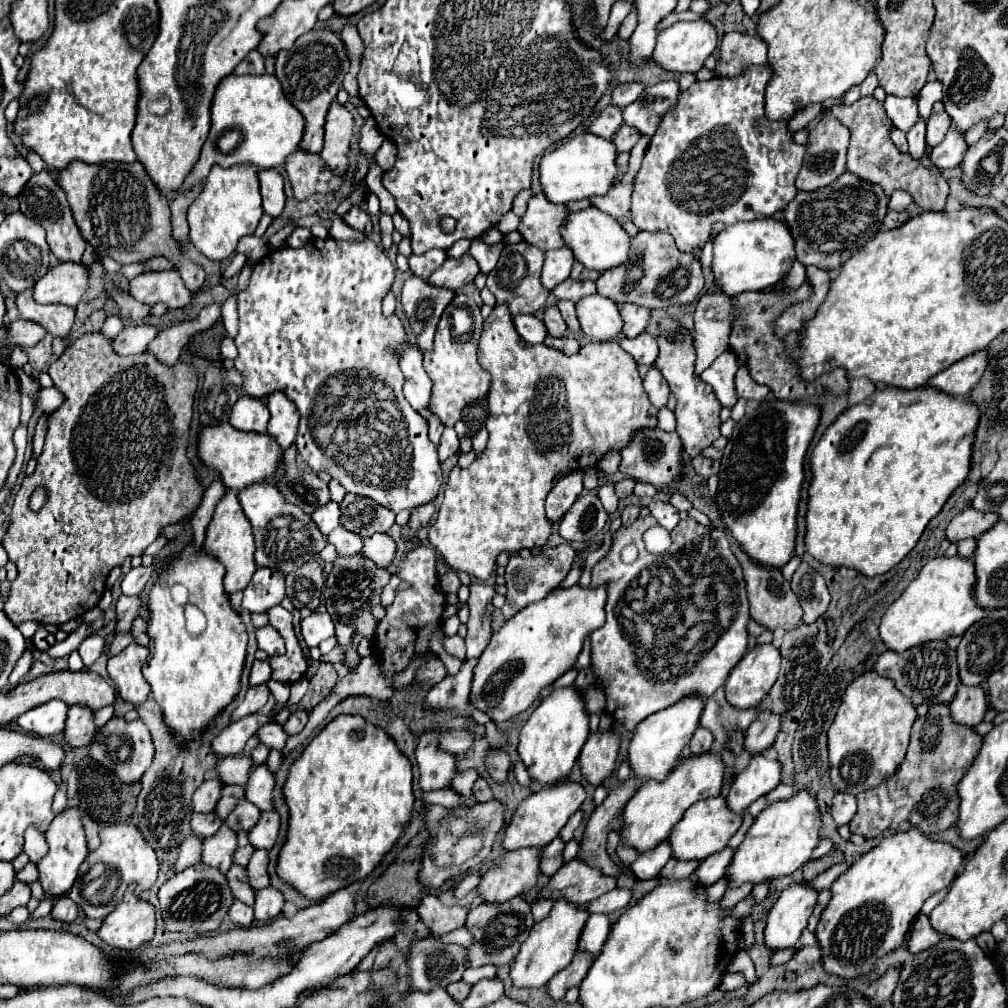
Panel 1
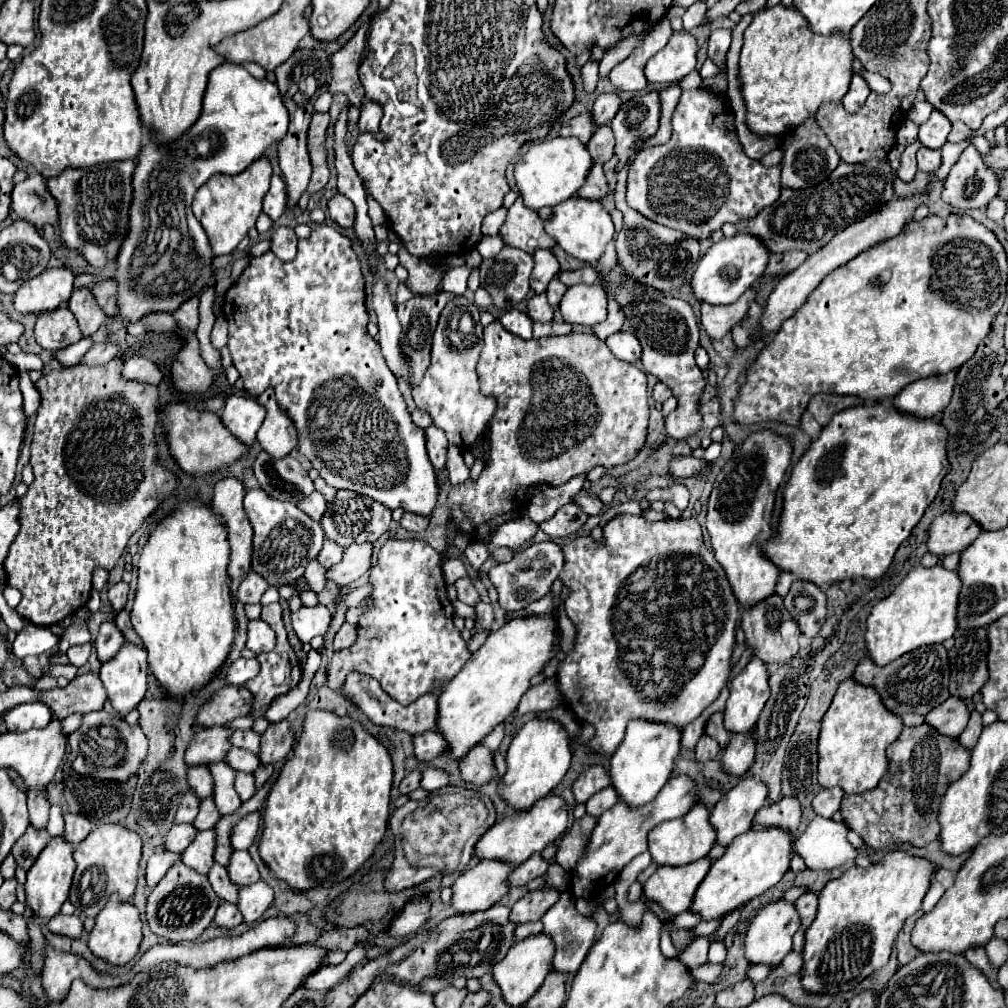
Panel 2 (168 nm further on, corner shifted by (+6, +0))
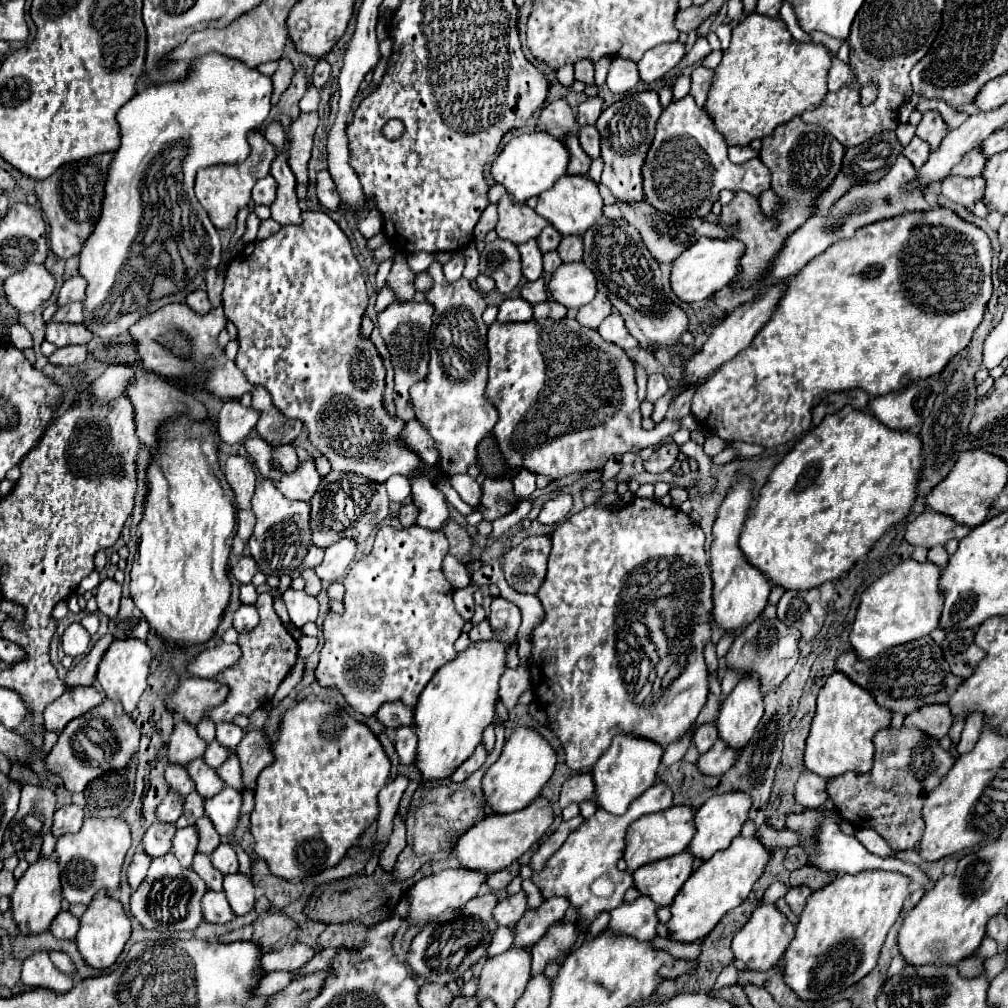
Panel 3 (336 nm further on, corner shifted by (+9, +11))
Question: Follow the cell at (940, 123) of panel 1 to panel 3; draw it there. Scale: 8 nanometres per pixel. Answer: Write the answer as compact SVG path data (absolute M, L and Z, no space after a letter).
M925 112L923 120L915 128L915 136L925 140L931 146L931 150L939 148L941 140L947 136L947 132L949 132L947 124L941 120L941 116L937 112Z

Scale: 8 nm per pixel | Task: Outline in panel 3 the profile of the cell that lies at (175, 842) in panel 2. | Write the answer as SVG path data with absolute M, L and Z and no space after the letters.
M159 822L151 824L151 828L147 828L143 836L143 852L149 854L151 858L167 854L175 830L177 830L175 824L159 824Z

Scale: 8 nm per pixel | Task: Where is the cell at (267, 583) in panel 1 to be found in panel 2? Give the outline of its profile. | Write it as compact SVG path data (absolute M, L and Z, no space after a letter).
M250 571L246 575L246 579L240 583L238 587L238 601L244 603L244 605L260 605L260 597L264 595L264 591L268 589L268 583L266 579L262 579L262 575Z

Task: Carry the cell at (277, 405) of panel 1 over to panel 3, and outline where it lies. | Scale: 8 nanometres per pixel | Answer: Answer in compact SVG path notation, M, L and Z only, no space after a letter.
M255 386L253 394L253 408L259 410L259 422L257 422L257 432L263 440L269 444L291 444L297 434L301 432L301 420L291 420L283 416L273 400L271 394L263 386Z

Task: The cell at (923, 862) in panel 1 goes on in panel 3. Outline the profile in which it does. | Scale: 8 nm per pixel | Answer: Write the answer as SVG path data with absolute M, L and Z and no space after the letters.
M875 870L875 872L861 872L861 874L845 874L841 878L835 878L835 882L831 882L827 888L813 892L801 912L797 934L793 942L787 946L783 956L785 984L801 1000L825 1000L843 992L845 988L857 984L863 976L867 976L877 964L889 928L895 924L897 916L901 914L903 902L909 896L909 884L911 880L899 872Z

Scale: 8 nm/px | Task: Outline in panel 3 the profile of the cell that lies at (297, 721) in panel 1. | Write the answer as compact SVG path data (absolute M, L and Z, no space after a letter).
M249 732L241 740L241 744L237 746L237 756L239 756L239 762L241 762L241 770L243 770L241 772L241 776L243 776L241 792L253 790L259 772L273 762L269 738L263 732Z

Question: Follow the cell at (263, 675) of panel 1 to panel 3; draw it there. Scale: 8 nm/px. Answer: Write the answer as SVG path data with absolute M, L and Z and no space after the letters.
M221 642L215 648L207 648L207 650L199 652L187 664L187 672L197 678L213 678L217 672L231 666L235 660L239 660L239 646Z

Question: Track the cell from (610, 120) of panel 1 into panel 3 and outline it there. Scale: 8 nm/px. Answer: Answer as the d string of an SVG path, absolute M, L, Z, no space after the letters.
M555 100L547 104L537 118L537 130L547 132L555 138L563 138L573 128L575 128L575 116L565 100Z

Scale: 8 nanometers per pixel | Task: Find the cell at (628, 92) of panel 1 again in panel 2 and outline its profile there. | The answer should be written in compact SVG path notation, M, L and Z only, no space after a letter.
M616 93L598 95L598 99L594 101L594 109L592 109L592 117L596 125L604 125L612 121L614 115L618 113L618 107L620 107L620 97Z

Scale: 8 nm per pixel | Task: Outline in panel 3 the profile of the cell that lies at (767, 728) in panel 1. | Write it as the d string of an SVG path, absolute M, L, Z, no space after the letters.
M717 740L709 752L699 756L697 768L705 776L721 776L731 768L731 764L735 764L735 758L737 752L731 752L731 748L723 744L723 740Z

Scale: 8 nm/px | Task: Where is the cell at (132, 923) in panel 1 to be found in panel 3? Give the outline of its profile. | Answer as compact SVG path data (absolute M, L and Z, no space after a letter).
M99 890L93 896L91 904L87 906L85 914L81 916L81 926L79 926L79 932L77 932L75 942L77 942L79 954L83 956L83 960L91 968L105 970L105 968L109 968L109 966L113 966L117 962L119 954L125 948L125 942L129 940L129 934L131 934L131 922L129 922L129 918L123 912L121 902L109 898L105 894L105 890Z

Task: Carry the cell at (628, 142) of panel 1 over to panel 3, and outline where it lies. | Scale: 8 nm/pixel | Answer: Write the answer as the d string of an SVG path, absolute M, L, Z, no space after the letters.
M581 126L579 128L579 142L581 142L581 148L595 160L599 158L599 132L595 126Z

